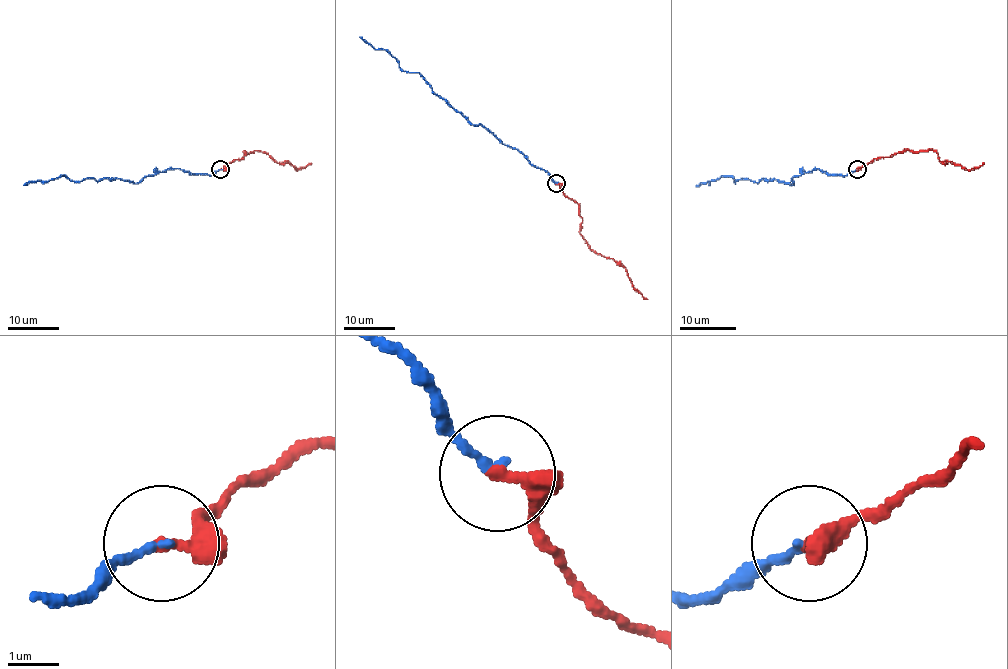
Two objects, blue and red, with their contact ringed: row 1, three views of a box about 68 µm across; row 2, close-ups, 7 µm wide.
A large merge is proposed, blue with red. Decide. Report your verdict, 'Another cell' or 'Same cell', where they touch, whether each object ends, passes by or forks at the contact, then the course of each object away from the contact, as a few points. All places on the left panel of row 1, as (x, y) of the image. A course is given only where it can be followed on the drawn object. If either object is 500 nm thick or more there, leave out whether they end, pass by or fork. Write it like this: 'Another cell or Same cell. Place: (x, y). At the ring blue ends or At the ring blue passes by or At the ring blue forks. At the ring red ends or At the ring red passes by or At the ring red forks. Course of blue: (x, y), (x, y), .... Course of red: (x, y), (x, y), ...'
Same cell. Place: (220, 169). At the ring blue ends. At the ring red passes by. Course of blue: (221, 169), (211, 175), (170, 168), (134, 183), (103, 178), (70, 181), (59, 176), (23, 185). Course of red: (221, 169), (242, 158), (244, 152), (255, 150), (278, 163), (288, 162), (296, 169), (311, 163)

